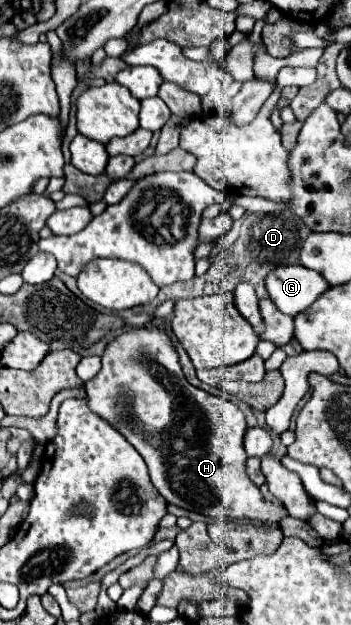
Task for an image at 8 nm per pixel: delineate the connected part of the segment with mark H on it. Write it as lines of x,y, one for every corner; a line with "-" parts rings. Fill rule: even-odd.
131,328
121,336
113,338
103,352
101,370
89,382
85,382
85,392
89,410
109,422
113,428
119,428
127,442
133,444
133,448
143,456
153,486
161,492
163,498
167,498
169,504
211,518
247,518
263,524
279,524
287,516
287,510
281,504
273,504
263,498
259,488
249,480
245,472
247,454
243,450
243,436
247,426
243,412
233,402
221,396
207,394
205,390
199,390
185,380
175,344
163,328
-
175,424
185,426
185,440
163,440

